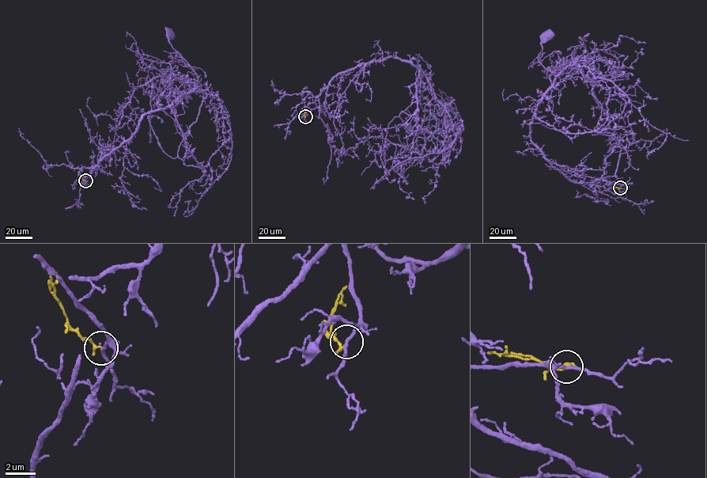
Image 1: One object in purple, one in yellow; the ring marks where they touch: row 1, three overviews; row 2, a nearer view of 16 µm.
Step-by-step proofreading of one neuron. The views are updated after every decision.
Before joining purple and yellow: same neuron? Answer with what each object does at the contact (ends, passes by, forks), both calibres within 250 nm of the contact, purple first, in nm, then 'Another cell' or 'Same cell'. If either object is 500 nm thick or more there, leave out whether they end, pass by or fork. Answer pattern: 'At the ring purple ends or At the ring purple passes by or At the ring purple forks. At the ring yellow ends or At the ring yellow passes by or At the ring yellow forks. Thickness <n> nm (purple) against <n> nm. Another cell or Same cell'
At the ring purple passes by. At the ring yellow ends. Thickness 190 nm (purple) against 160 nm. Another cell

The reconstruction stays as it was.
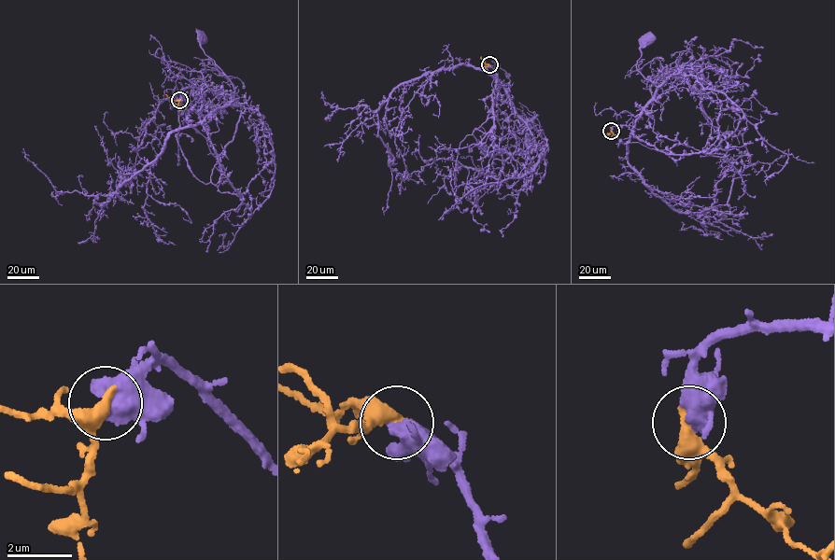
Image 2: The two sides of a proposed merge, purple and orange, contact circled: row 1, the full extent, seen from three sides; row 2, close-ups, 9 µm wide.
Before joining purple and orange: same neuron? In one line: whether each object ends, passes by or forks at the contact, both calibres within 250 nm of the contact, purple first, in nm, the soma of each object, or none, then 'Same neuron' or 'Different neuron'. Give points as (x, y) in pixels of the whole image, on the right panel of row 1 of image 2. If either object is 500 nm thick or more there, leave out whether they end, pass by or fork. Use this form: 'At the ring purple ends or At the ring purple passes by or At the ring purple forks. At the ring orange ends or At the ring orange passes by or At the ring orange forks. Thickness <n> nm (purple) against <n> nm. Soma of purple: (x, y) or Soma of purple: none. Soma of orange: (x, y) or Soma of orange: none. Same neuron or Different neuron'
Thickness 500 nm (purple) against 360 nm. Soma of purple: (648, 39). Soma of orange: none. Same neuron

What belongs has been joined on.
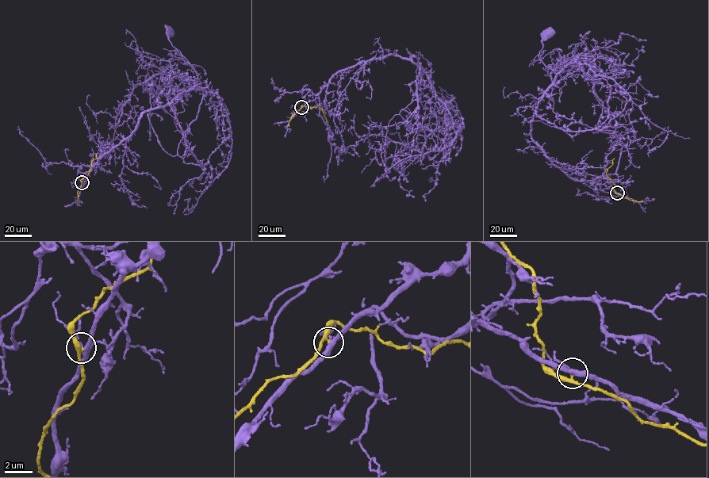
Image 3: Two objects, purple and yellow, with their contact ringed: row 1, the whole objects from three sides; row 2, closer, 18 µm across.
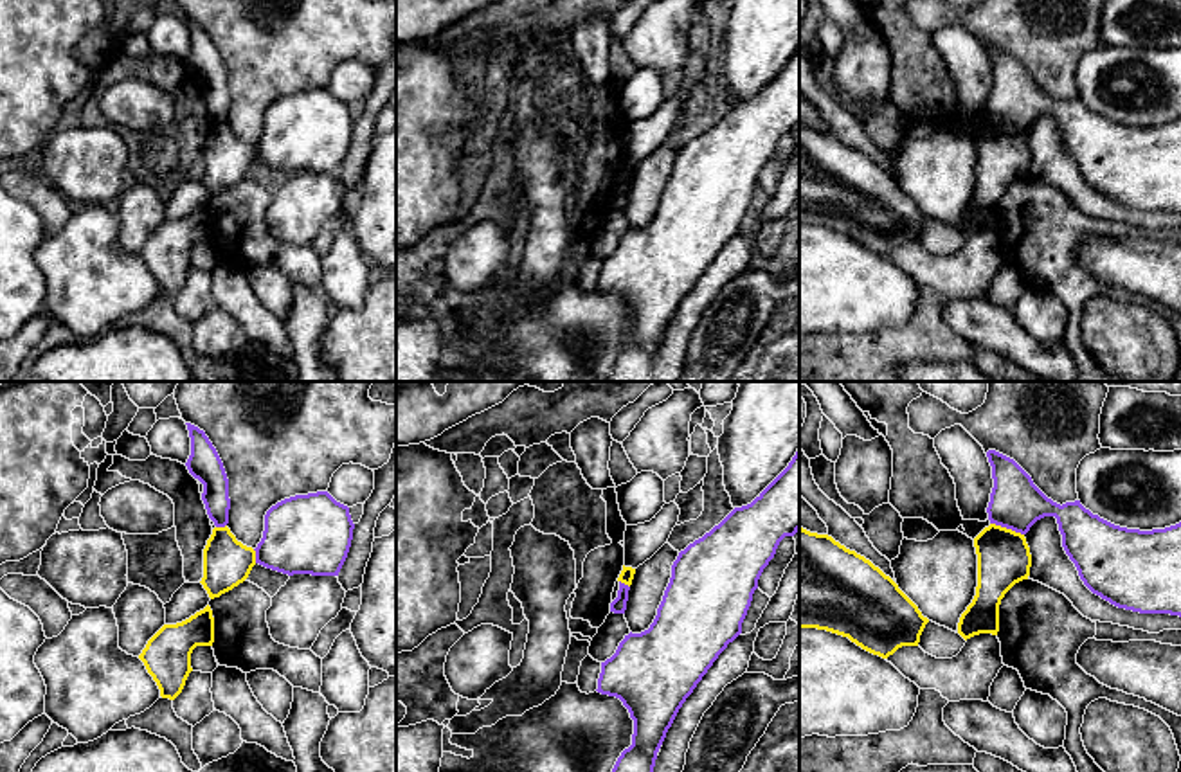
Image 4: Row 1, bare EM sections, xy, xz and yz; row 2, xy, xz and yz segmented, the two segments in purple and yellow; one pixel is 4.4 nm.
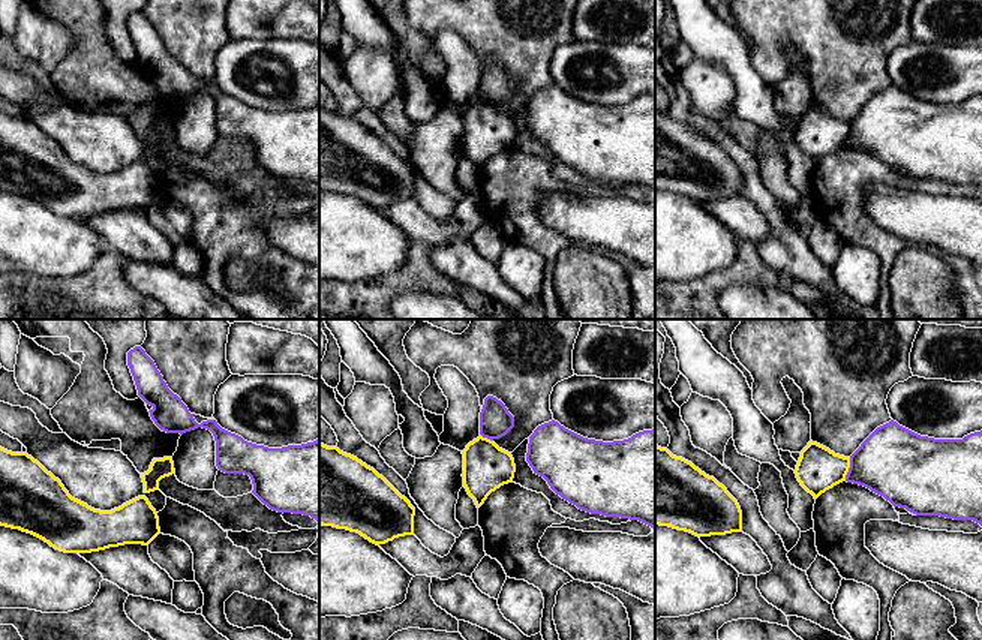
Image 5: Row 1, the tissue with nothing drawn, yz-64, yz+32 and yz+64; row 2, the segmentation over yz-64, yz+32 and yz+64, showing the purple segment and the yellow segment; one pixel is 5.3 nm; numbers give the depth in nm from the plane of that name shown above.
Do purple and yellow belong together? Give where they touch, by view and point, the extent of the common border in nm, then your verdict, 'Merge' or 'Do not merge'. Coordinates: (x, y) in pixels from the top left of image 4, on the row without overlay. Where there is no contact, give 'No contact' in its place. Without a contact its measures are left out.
Touches purple at yz (1007, 125). Shared border 160 nm. Do not merge

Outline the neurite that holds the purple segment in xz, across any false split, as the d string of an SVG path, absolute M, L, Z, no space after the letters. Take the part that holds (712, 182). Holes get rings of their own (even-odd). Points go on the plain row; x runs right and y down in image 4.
M799 45L789 63L747 103L735 104L718 122L679 149L657 212L648 227L628 230L616 250L601 259L598 290L616 293L634 317L632 342L618 355L607 382L650 382L657 349L679 306L718 252L742 230L742 220L758 185L758 176L774 155L780 139L799 128Z

